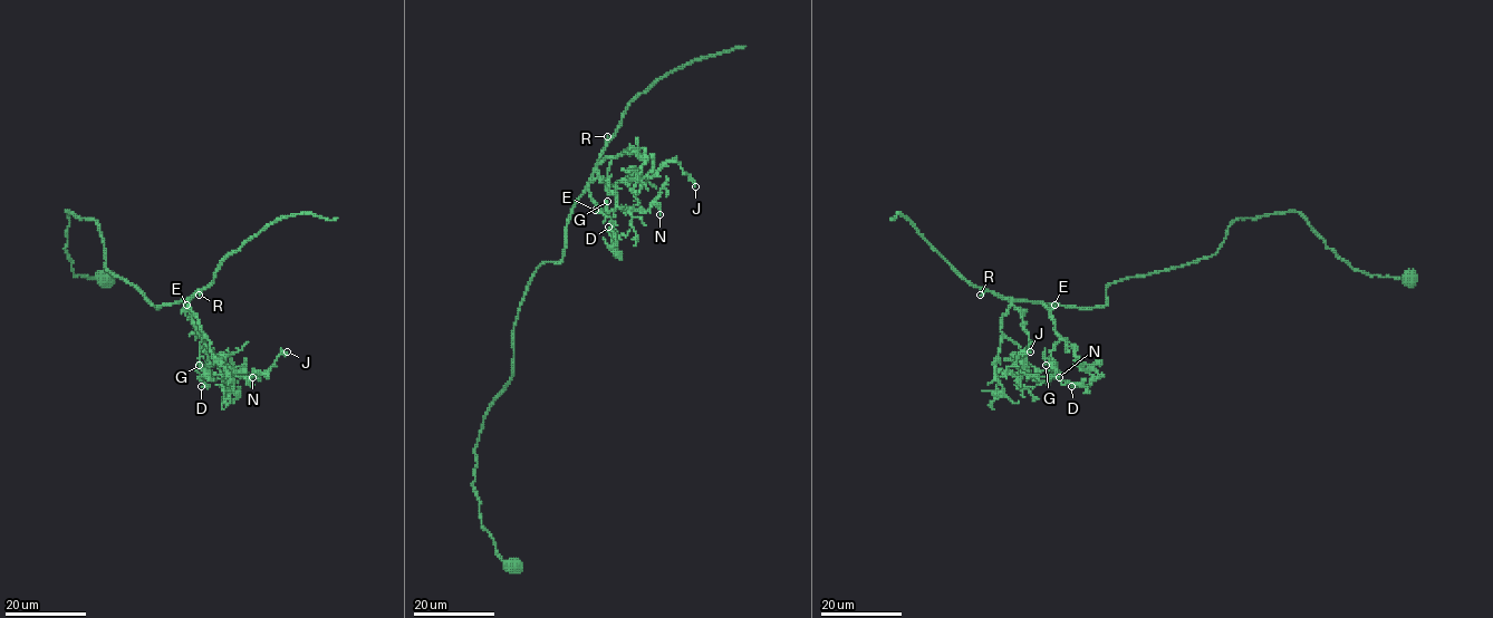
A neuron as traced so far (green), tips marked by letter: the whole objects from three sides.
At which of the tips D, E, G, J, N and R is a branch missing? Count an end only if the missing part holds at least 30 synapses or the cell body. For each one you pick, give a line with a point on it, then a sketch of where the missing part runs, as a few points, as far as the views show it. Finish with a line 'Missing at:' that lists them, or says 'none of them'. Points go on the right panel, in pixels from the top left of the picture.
Missing at: none of them

